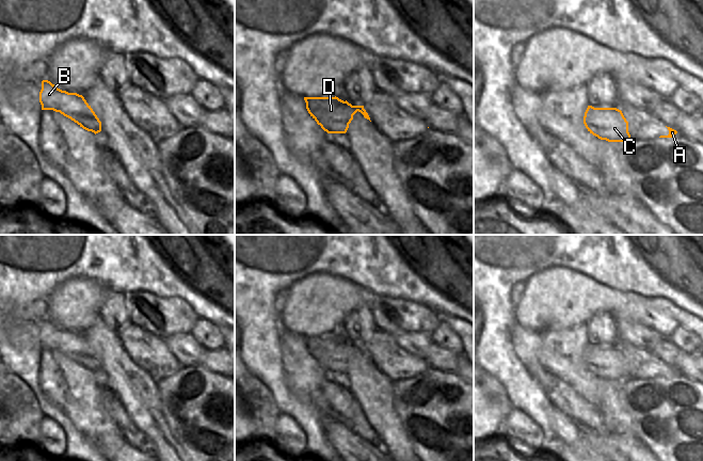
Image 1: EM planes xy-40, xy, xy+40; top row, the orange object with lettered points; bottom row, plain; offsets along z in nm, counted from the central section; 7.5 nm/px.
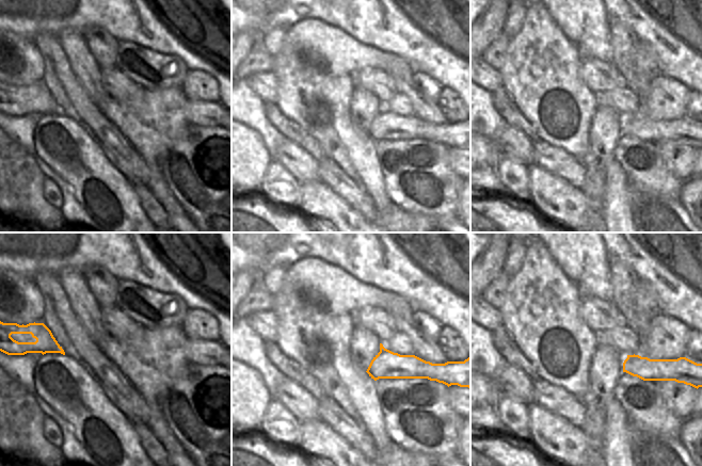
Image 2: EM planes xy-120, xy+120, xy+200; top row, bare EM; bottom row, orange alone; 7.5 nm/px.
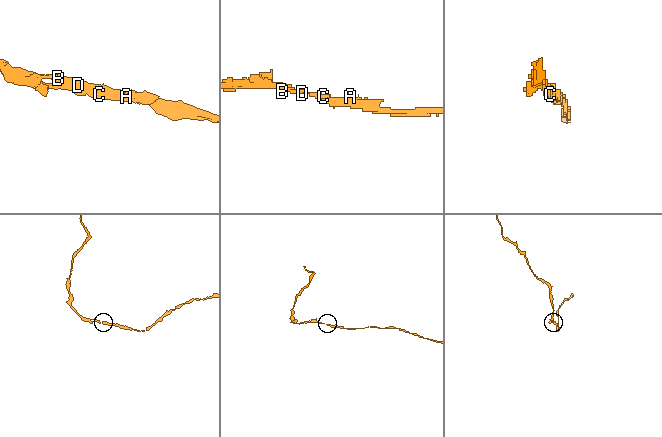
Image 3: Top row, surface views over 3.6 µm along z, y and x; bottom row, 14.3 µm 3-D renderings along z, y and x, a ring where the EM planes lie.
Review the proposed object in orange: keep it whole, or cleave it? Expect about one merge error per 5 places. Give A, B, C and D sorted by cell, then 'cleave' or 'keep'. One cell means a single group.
A B C D | keep

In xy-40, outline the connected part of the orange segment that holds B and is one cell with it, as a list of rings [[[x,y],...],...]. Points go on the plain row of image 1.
[[[48,319],[42,320],[39,331],[42,349],[53,349],[95,373],[101,370],[101,361],[82,334],[58,328]]]

